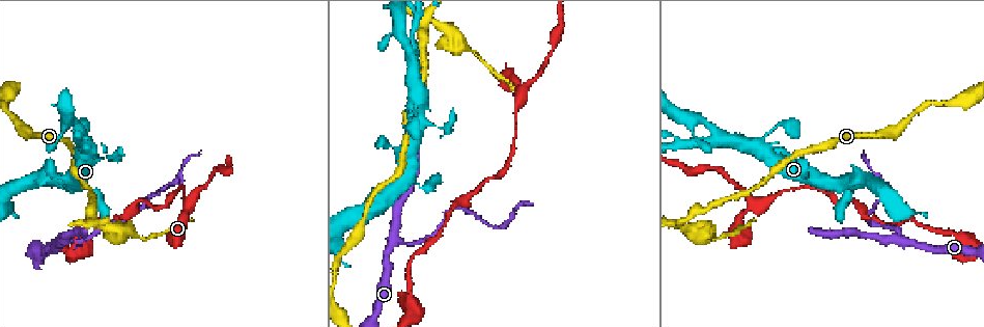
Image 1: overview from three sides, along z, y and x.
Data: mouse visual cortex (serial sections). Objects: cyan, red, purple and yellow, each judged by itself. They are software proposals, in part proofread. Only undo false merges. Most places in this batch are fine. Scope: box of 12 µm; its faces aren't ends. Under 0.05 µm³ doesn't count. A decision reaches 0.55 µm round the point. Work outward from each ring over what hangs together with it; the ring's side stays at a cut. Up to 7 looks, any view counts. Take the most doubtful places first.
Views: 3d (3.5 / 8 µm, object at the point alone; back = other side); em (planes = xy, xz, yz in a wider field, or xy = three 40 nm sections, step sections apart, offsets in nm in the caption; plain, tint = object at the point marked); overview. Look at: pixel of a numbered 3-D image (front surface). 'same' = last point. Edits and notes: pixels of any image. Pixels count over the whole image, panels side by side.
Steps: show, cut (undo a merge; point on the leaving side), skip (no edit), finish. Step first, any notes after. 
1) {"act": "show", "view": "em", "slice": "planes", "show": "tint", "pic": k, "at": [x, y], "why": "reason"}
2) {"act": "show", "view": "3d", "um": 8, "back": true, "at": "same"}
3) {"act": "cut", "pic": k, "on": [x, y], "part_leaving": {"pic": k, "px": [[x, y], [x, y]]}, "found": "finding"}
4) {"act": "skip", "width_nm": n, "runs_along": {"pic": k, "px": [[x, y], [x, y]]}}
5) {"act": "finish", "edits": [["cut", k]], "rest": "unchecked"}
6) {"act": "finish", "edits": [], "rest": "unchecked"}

{"act": "show", "view": "3d", "um": 3.5, "pic": 1, "at": [112, 157], "why": "sharp bend"}

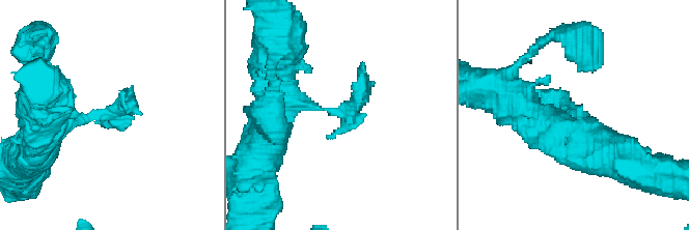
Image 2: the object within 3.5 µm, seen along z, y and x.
{"act": "show", "view": "em", "slice": "xy", "step": 5, "show": "tint", "pic": 2, "at": [571, 111], "why": "shape alone is not enough"}

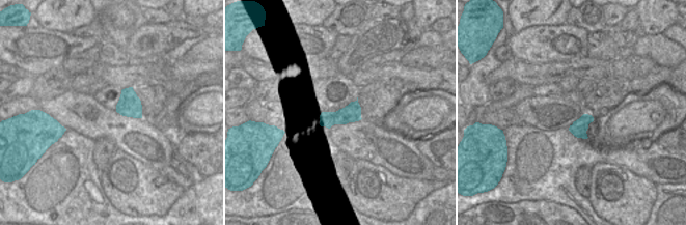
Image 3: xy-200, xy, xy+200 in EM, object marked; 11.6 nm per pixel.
{"act": "skip", "runs_along": {"pic": 2, "px": [[46, 131], [110, 112], [132, 89]]}, "found": "all the same cell"}

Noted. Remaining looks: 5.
{"act": "show", "view": "3d", "um": 8, "back": true, "pic": 1, "at": [520, 93], "why": "three arms meet"}

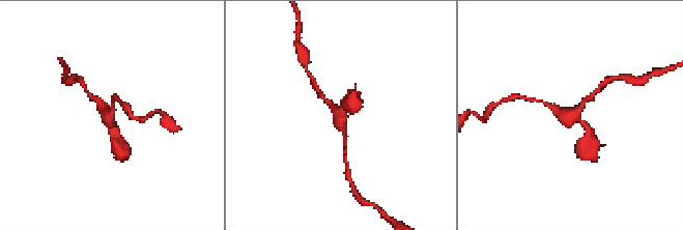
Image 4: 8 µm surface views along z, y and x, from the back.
{"act": "show", "view": "3d", "um": 3.5, "pic": 4, "at": [340, 116]}

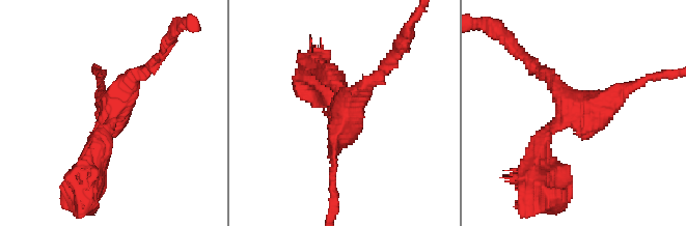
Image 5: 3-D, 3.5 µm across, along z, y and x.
{"act": "show", "view": "em", "slice": "xy", "step": 3, "show": "tint", "pic": 5, "at": [571, 110], "why": "need the tissue"}

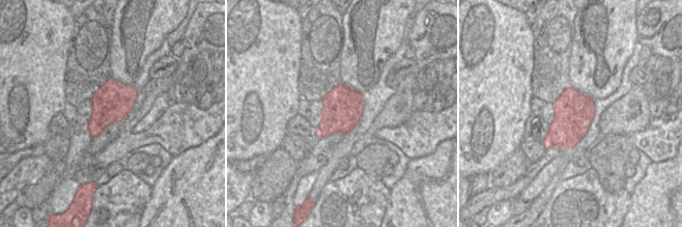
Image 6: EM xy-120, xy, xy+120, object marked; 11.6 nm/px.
{"act": "skip", "arms": 3, "runs_along": {"pic": 5, "px": [[534, 163], [548, 131], [628, 89]]}, "found": "continuous, no second cell"}

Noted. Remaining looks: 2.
{"act": "show", "view": "3d", "um": 3.5, "pic": 1, "at": [901, 241]}

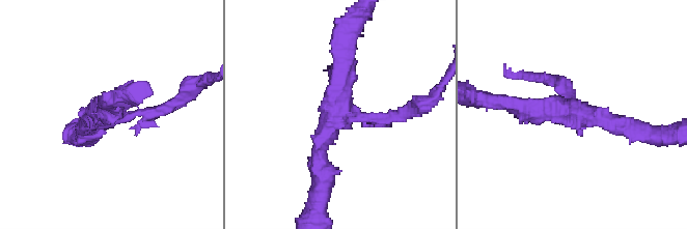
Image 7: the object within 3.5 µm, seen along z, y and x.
{"act": "show", "view": "em", "slice": "planes", "show": "tint", "pic": 7, "at": [575, 114], "arms": 3, "arm_widths_nm": [150, 300, 300]}

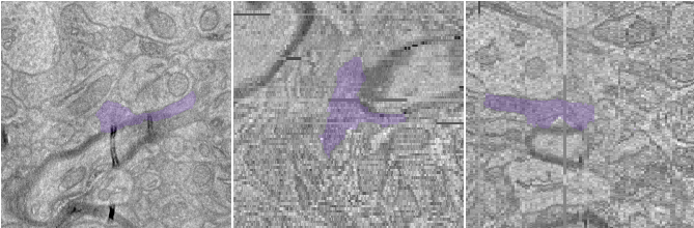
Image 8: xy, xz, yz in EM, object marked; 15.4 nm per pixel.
{"act": "skip", "runs_along": {"pic": 7, "px": [[635, 129], [564, 107], [510, 104]]}, "found": "one cell here"}

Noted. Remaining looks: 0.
{"act": "finish", "edits": [], "rest": "unchecked"}

